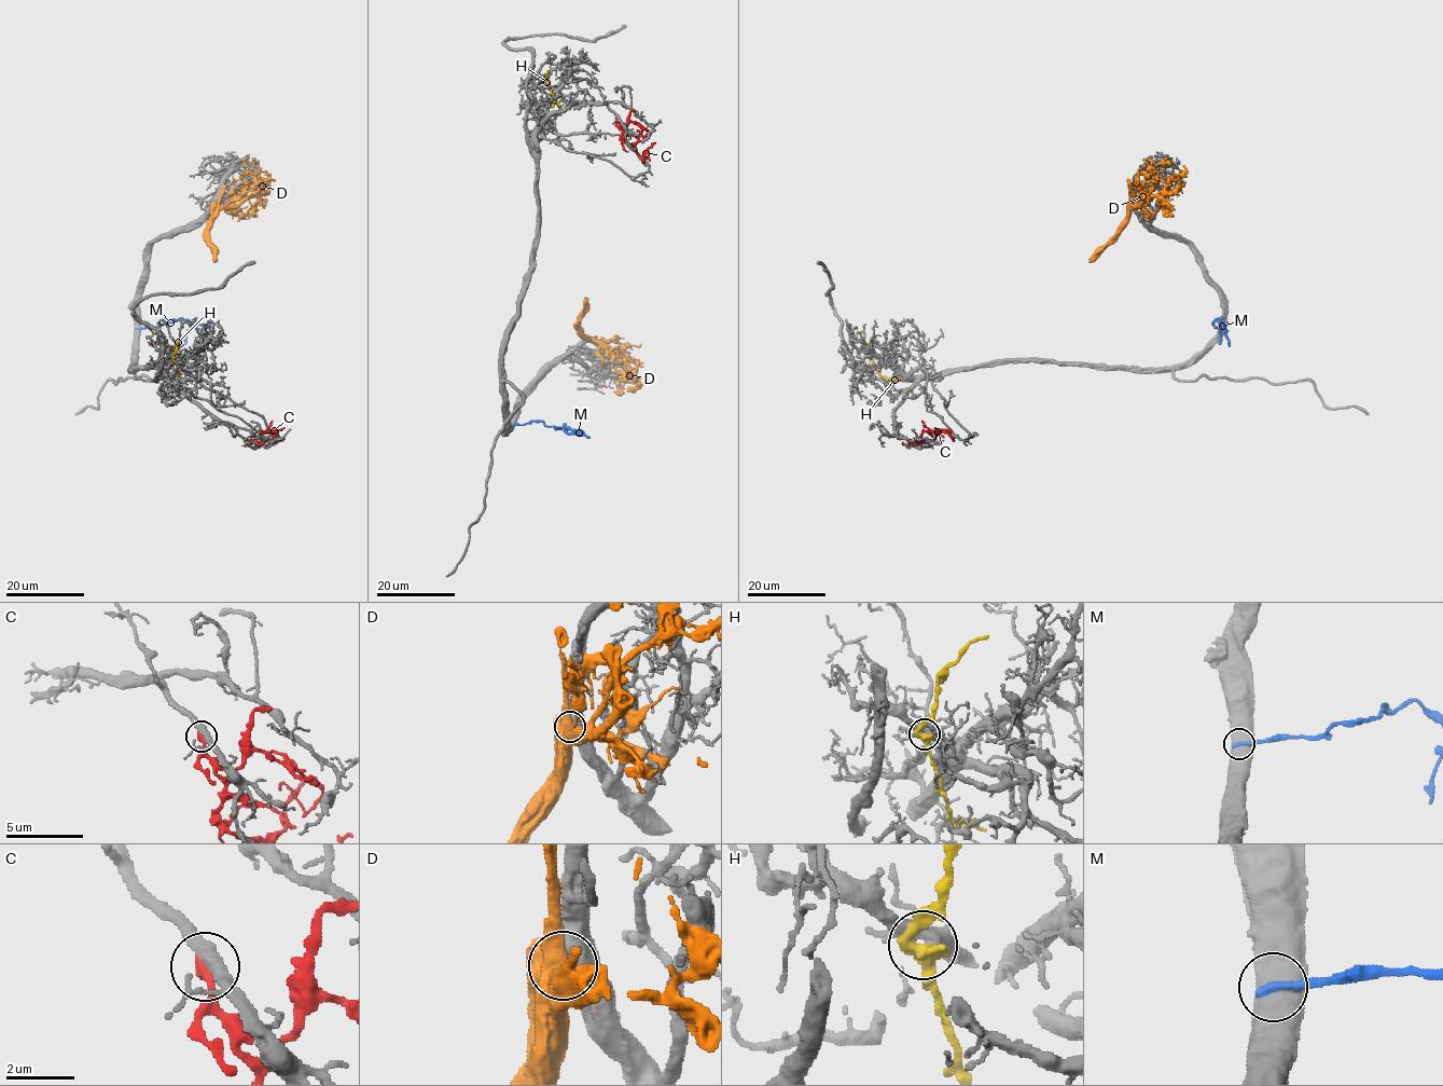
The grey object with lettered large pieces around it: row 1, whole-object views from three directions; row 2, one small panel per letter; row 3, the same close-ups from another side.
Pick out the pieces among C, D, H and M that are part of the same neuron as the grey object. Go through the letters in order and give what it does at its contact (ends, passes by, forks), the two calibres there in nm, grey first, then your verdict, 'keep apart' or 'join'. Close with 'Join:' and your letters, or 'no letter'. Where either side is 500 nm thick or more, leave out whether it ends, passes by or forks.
C: it ends | 360/440 nm | keep apart
D: 750/700 nm | keep apart
H: it passes by | 360/440 nm | keep apart
M: 850/260 nm | keep apart
Join: no letter

